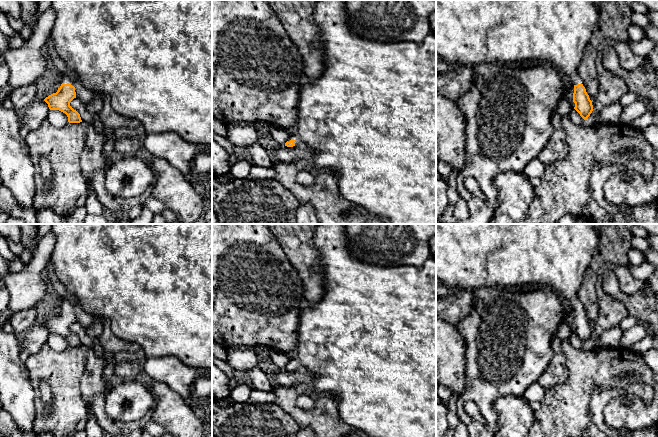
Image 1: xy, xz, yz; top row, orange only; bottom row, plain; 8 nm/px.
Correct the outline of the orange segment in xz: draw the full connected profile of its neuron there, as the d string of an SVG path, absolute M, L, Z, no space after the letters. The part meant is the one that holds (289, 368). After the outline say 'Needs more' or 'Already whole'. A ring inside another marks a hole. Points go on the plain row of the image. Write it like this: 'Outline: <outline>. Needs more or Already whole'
Outline: M318 224L313 242L320 252L318 270L323 272L325 293L322 299L307 306L299 315L298 345L292 355L287 371L295 370L295 365L308 369L313 377L313 389L332 395L337 399L338 411L348 425L372 437L436 437L436 259L430 257L420 267L397 266L379 267L355 258L348 248L344 224Z. Needs more

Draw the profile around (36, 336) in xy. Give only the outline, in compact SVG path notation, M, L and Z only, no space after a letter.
M35 323L21 340L22 350L27 351L30 355L36 354L47 343L49 335L48 328L44 324Z

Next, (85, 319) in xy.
M50 263L46 266L49 286L57 293L60 298L61 303L67 301L71 306L74 307L76 321L79 322L83 329L89 327L94 322L94 317L86 313L76 304L76 299L73 293L68 291L63 284L59 281L58 277L55 275L53 268Z

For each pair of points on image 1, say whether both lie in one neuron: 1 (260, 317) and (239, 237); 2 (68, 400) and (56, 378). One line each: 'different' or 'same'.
1: same
2: same

